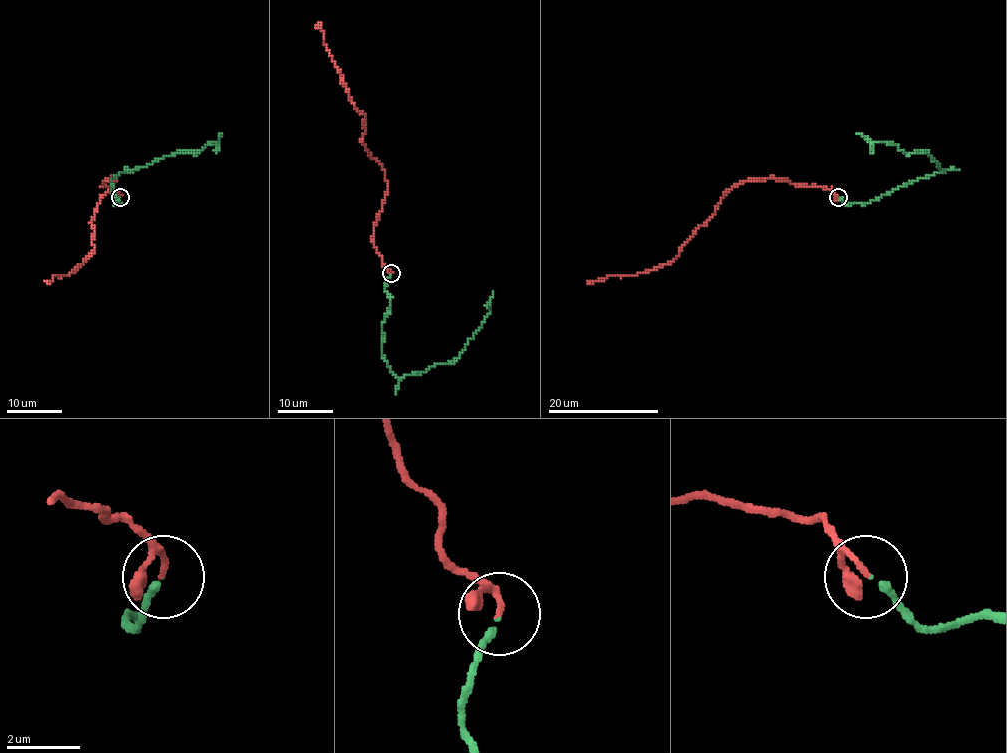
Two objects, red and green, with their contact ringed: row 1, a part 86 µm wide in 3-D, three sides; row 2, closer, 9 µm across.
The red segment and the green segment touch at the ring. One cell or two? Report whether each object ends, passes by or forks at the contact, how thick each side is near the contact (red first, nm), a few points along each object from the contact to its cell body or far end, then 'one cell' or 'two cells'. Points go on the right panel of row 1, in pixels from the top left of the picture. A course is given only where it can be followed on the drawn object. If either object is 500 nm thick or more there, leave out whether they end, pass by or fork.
red passes by; green ends there; 100 nm thick on the red side, 150 nm on the other; red runs (838, 197), (831, 188), (796, 186), (772, 177), (736, 183), (670, 262), (645, 273), (588, 280); green runs (839, 197), (847, 205), (868, 204), (943, 172), (928, 154), (907, 155), (892, 143), (872, 144), (857, 133); one cell

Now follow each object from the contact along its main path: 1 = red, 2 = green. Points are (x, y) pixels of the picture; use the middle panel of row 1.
1: (391, 273), (373, 239), (387, 191), (385, 171), (366, 151), (362, 141), (364, 116), (353, 105), (317, 23)
2: (391, 274), (385, 291), (389, 303), (382, 325), (382, 350), (398, 378), (452, 363), (489, 313), (493, 292)

